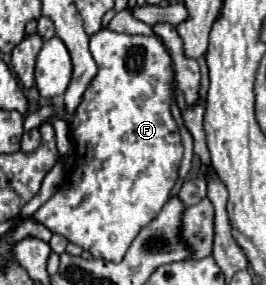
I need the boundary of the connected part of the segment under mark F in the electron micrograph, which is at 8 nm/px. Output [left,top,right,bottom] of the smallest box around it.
[32,28,182,262]

